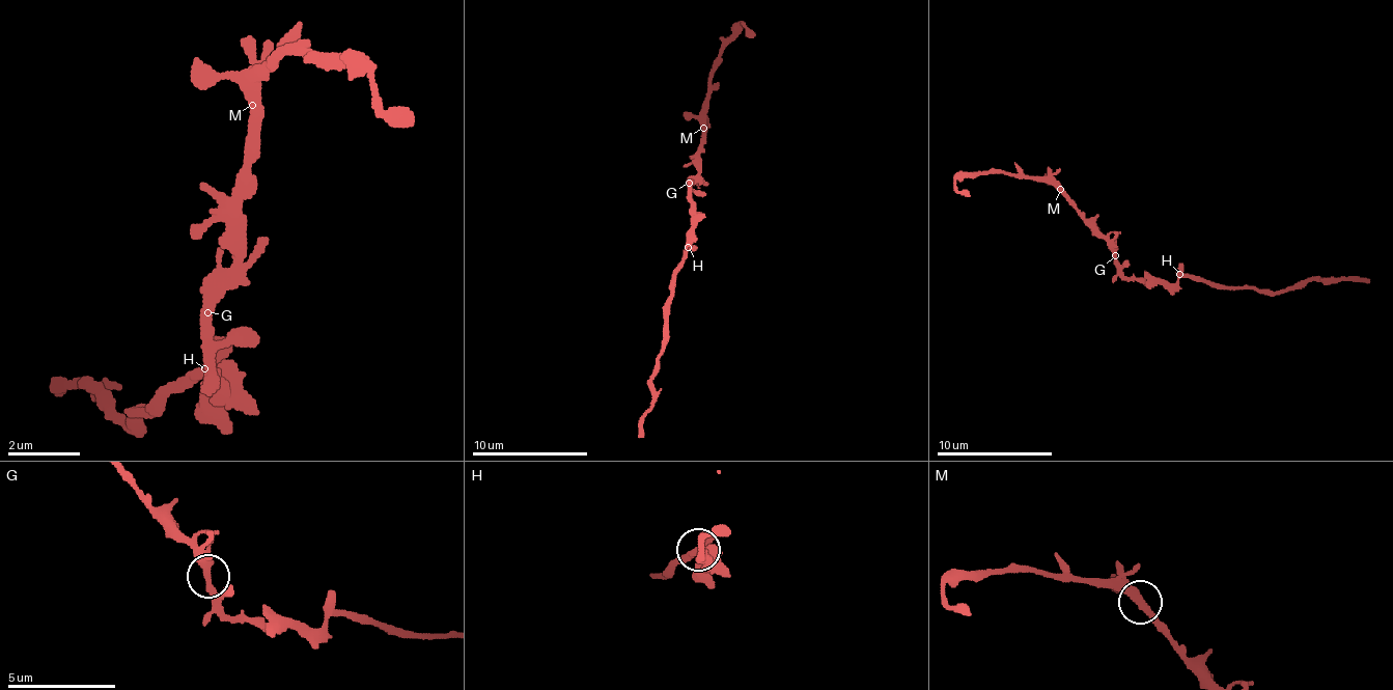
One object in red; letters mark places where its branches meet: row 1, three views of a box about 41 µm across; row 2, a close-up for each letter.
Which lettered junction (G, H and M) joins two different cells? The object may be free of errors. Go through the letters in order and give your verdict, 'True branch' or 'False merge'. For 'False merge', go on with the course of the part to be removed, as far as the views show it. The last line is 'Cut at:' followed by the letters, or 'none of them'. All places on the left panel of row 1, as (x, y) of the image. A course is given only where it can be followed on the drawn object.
G: True branch
H: False merge. Course of the part to remove: (207, 366), (189, 376), (162, 403), (126, 430), (90, 385), (54, 393)
M: True branch
Cut at: H

